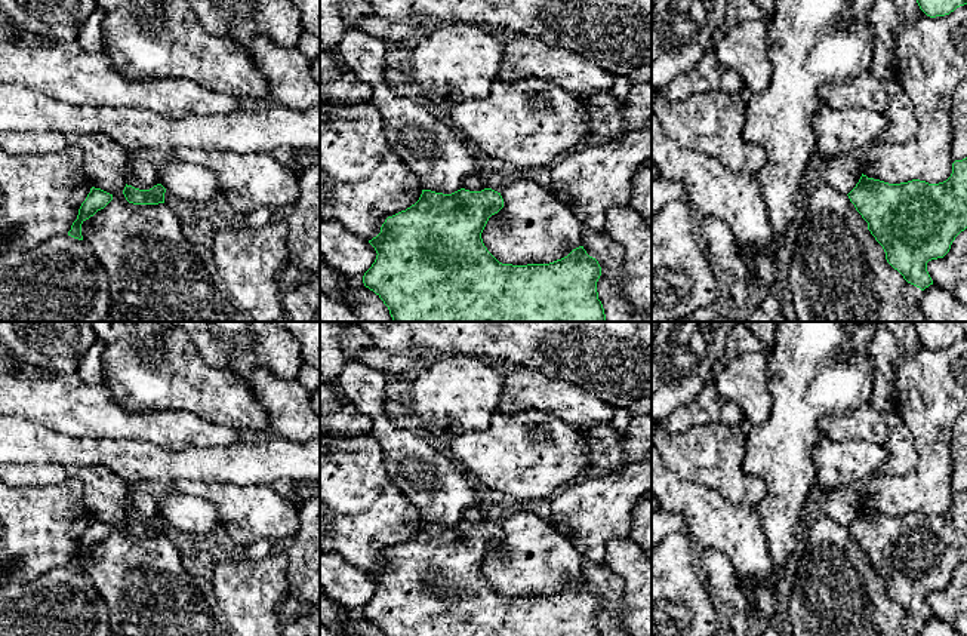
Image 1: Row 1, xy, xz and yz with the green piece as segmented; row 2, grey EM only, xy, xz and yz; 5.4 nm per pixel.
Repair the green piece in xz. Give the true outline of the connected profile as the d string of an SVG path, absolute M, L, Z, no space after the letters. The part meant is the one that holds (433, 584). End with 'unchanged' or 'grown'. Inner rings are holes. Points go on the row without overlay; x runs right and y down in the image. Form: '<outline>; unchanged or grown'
M461 520L452 526L422 522L419 532L388 549L381 565L369 572L376 592L363 615L384 636L601 636L598 593L583 578L549 596L499 594L484 578L481 565L489 550L503 540L501 525Z; unchanged

